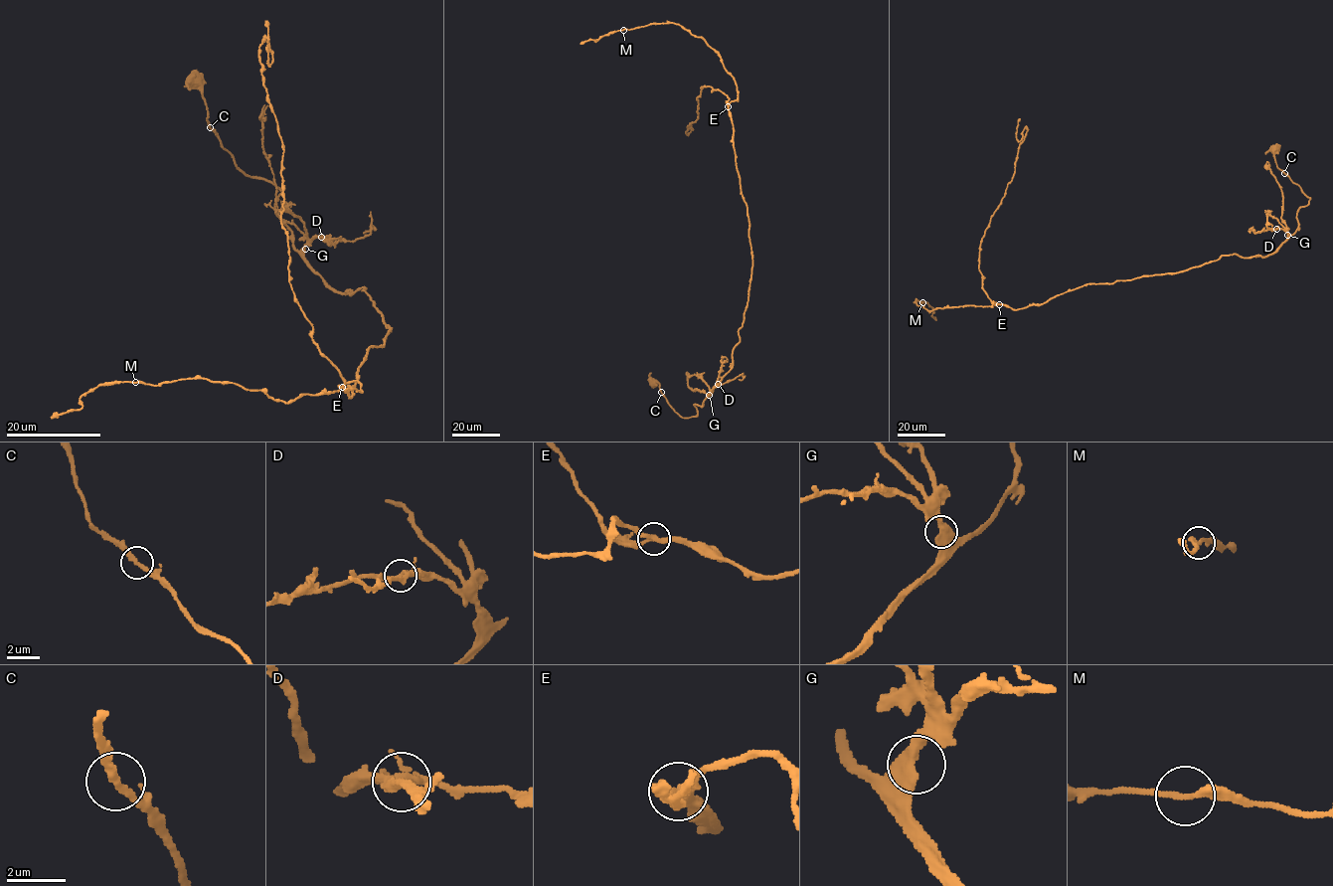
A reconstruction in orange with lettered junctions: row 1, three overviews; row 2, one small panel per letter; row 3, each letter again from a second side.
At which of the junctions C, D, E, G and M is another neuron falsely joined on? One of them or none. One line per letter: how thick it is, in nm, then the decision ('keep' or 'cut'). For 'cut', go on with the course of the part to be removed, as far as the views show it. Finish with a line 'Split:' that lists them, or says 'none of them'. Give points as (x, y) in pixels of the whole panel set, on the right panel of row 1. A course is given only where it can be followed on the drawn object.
C: calibre 240 nm; keep
D: calibre 240 nm; keep
E: calibre 260 nm; keep
G: calibre 400 nm; keep
M: calibre 240 nm; keep
Split: none of them

